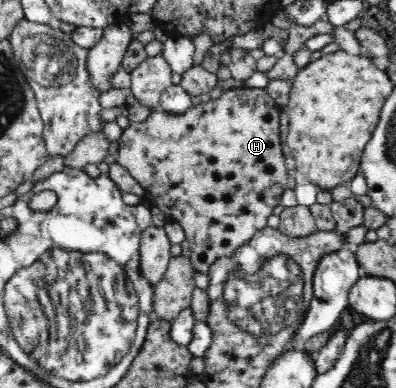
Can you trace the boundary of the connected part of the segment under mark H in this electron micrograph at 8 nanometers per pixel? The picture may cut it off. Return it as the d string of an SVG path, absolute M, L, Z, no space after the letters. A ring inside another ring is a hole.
M232 88L224 92L219 99L213 99L209 103L200 103L196 107L180 114L164 111L152 111L145 121L141 123L130 122L130 126L122 131L118 141L118 151L115 158L119 165L129 171L131 177L153 197L153 205L159 207L165 215L173 217L176 223L183 226L186 240L190 243L189 259L196 272L209 273L211 265L219 260L219 257L231 257L233 253L245 245L260 229L267 226L267 217L273 213L276 205L280 204L281 196L289 187L289 171L285 166L286 146L283 142L285 131L285 119L280 113L280 106L270 97L265 89L240 89Z

